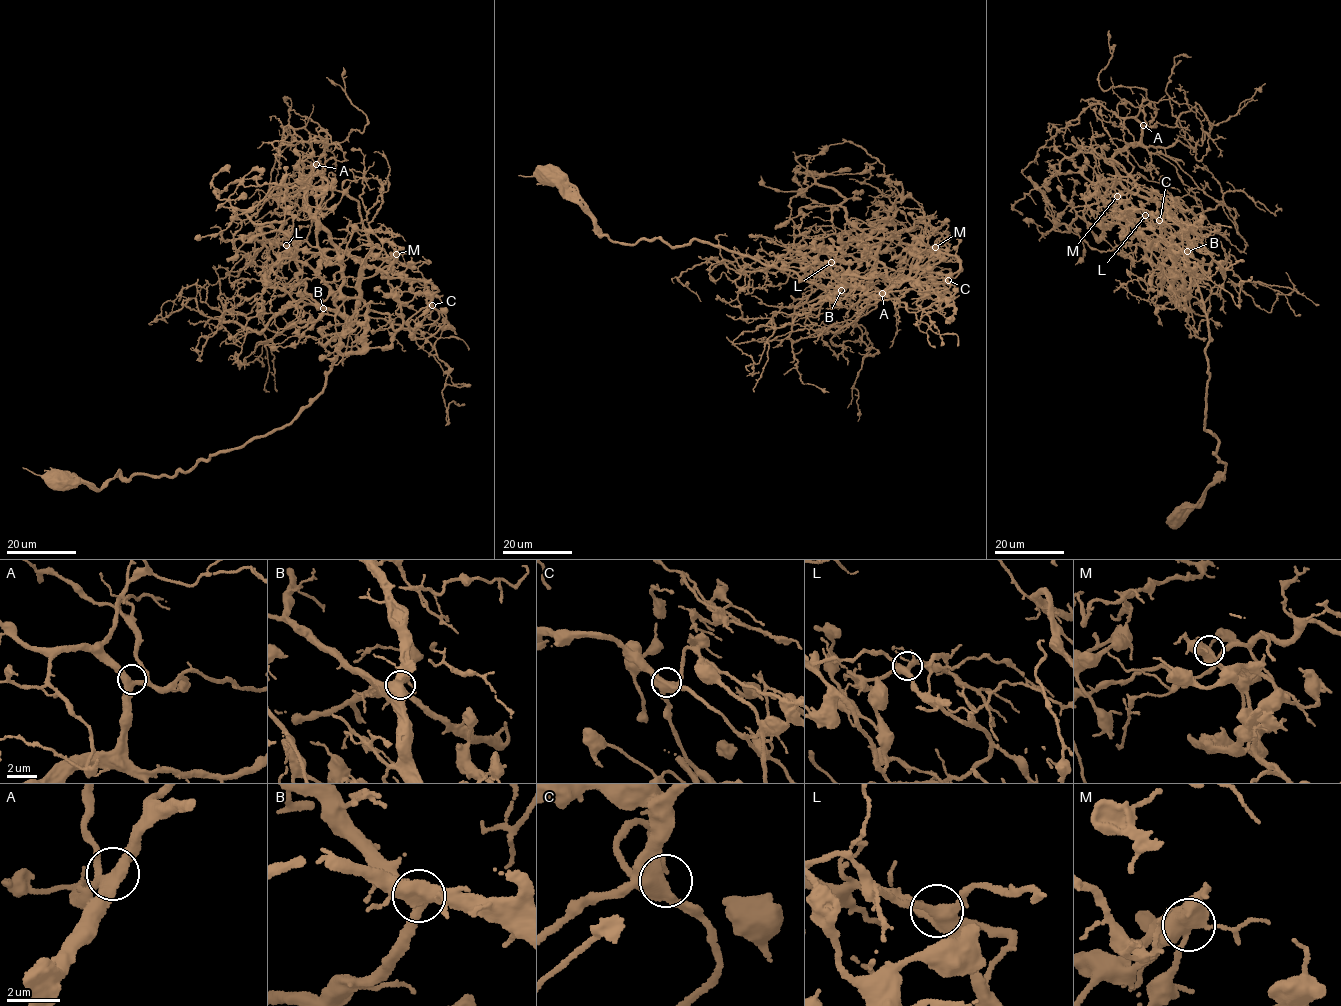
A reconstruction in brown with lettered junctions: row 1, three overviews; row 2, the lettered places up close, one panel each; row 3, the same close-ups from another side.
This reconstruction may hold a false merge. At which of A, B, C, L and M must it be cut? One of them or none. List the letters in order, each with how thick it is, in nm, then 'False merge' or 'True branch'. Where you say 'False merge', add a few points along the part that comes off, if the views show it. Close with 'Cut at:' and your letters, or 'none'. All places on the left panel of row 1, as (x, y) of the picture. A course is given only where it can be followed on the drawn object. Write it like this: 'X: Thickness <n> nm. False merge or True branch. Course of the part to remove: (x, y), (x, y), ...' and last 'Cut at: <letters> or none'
A: Thickness 400 nm. True branch
B: Thickness 460 nm. True branch
C: Thickness 440 nm. True branch
L: Thickness 400 nm. True branch
M: Thickness 480 nm. False merge. Course of the part to remove: (396, 254), (389, 278), (438, 291), (408, 321), (448, 368), (448, 422), (449, 403), (464, 404)
Cut at: M

